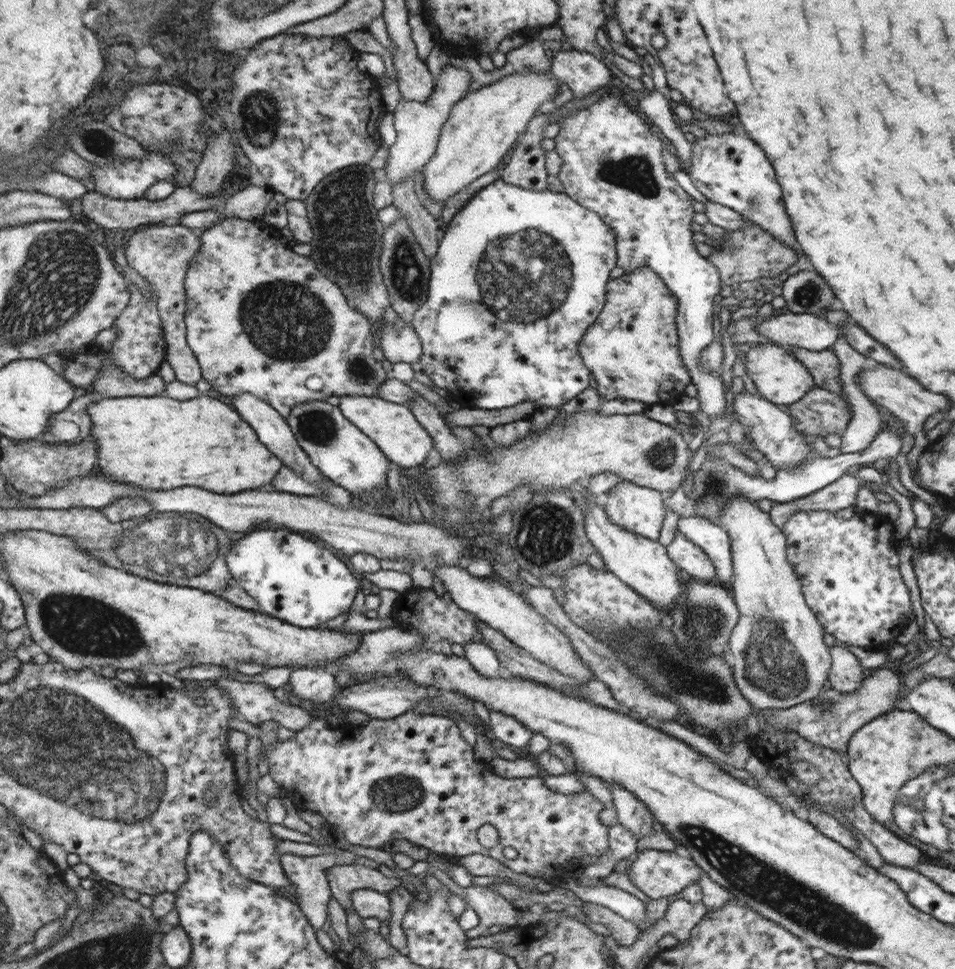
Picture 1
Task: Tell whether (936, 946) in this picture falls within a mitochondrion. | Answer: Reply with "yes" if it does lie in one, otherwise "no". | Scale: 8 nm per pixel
no

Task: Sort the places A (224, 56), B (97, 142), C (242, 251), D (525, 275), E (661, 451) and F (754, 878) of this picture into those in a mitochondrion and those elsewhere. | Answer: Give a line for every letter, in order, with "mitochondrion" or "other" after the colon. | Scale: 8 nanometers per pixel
A: other
B: mitochondrion
C: other
D: mitochondrion
E: mitochondrion
F: mitochondrion

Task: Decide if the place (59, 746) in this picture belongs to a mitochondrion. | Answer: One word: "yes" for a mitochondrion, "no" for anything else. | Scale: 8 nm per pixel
yes

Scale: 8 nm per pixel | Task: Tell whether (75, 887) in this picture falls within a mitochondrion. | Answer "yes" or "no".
no

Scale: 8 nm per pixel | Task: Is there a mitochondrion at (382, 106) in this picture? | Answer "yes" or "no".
no

